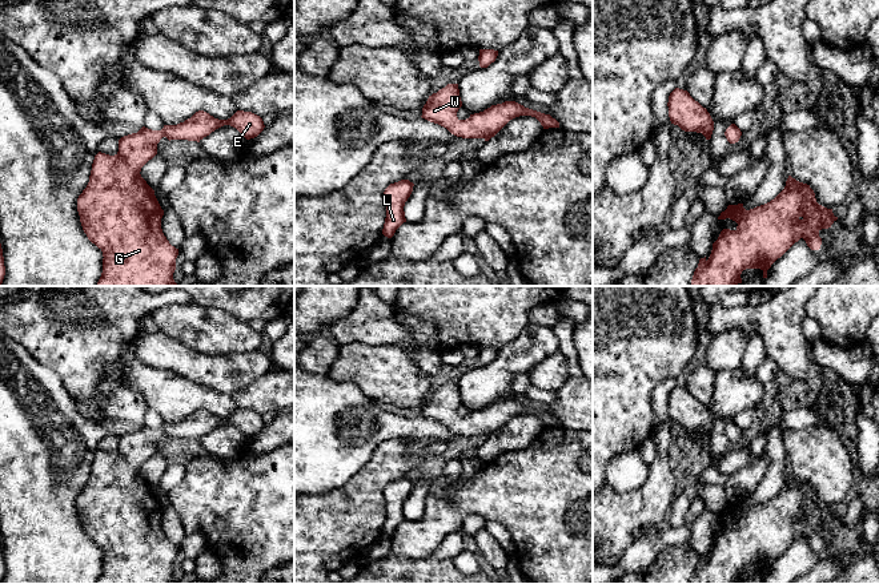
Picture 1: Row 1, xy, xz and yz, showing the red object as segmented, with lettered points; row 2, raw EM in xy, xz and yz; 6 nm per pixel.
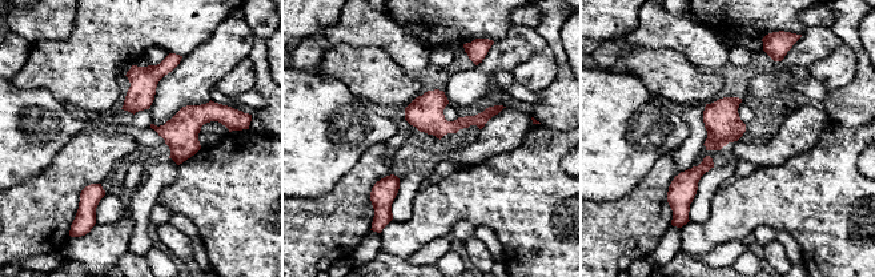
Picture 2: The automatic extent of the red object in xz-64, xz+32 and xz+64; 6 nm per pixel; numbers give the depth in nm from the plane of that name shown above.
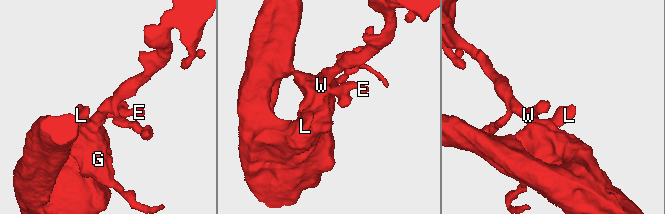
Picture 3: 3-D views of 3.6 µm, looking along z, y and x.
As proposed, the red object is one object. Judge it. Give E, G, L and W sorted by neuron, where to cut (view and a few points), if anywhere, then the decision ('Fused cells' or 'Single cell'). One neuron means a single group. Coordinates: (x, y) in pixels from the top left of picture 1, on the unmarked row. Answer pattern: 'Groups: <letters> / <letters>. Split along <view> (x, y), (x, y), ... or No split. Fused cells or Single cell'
Groups: E G L W. No split. Single cell

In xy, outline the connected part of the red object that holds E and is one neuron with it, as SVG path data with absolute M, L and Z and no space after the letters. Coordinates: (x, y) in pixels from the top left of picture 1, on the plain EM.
M204 408L177 423L161 428L143 424L137 431L119 438L119 450L95 454L89 480L77 496L80 520L88 537L103 549L103 571L96 584L177 584L173 577L178 547L172 544L161 527L161 507L154 488L141 475L141 466L157 452L162 435L200 440L216 427L230 423L246 438L257 435L265 426L260 414L237 408L228 418L218 418Z

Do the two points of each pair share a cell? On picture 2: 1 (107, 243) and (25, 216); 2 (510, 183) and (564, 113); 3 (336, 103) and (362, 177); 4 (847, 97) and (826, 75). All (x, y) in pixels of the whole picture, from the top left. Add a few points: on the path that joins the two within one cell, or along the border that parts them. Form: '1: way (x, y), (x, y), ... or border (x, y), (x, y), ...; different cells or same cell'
1: border (69, 236), (60, 249); different cells
2: border (541, 123), (553, 128), (566, 129); different cells
3: border (382, 143), (373, 144), (336, 184); different cells
4: border (857, 61), (854, 77), (845, 85), (829, 91); different cells

